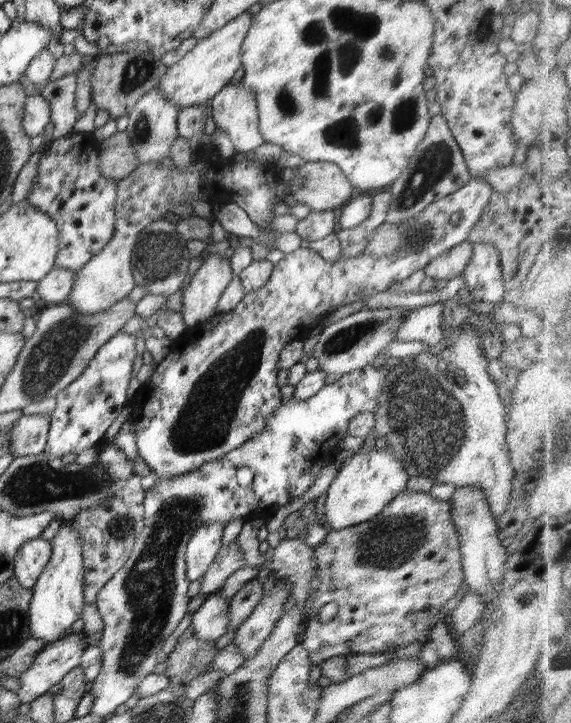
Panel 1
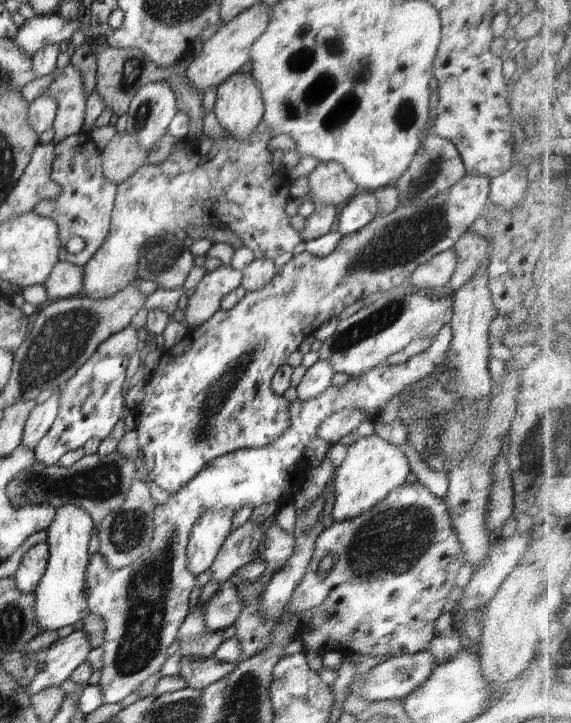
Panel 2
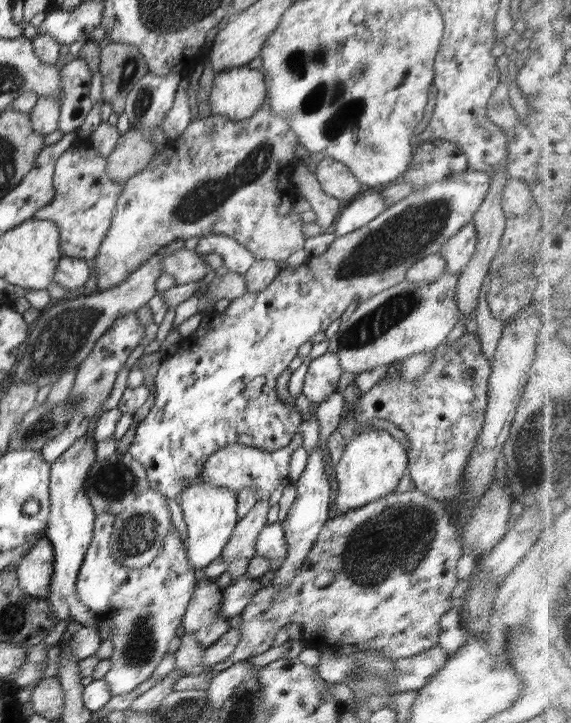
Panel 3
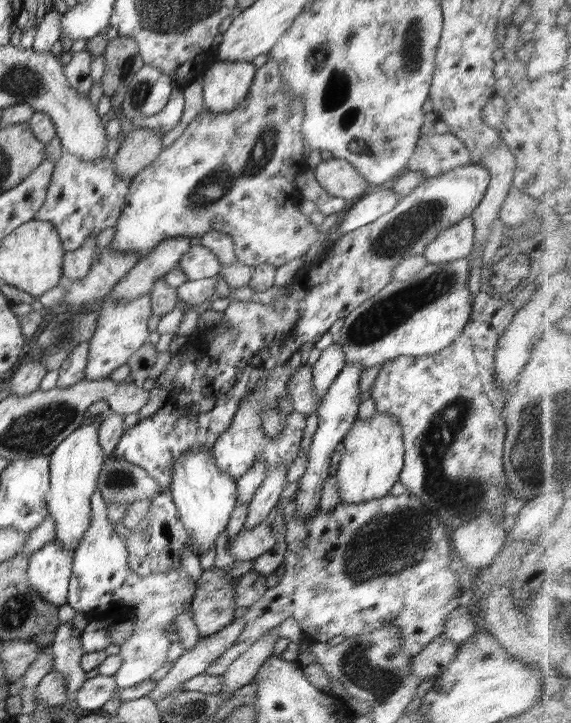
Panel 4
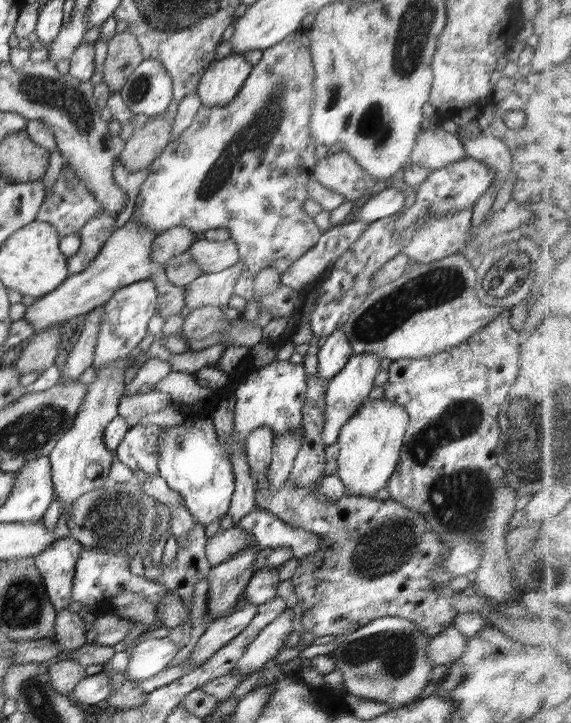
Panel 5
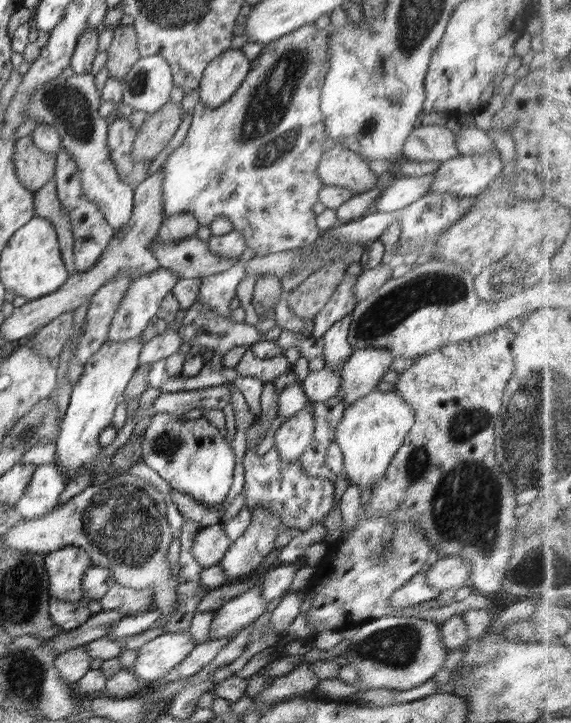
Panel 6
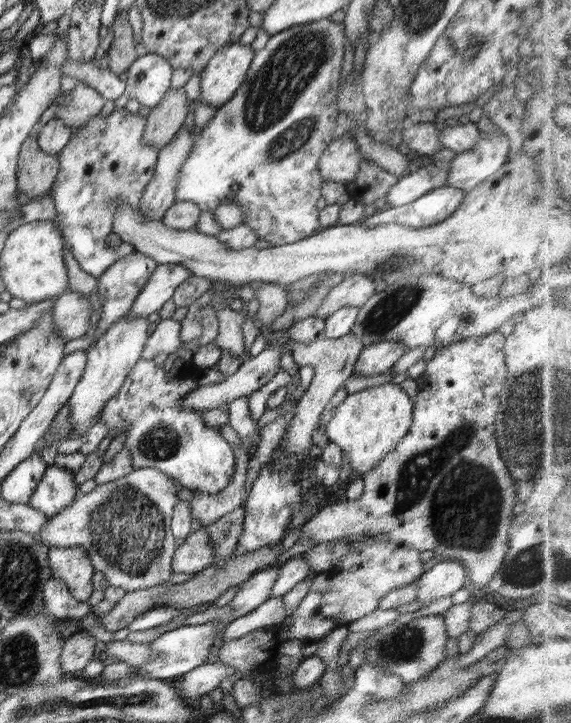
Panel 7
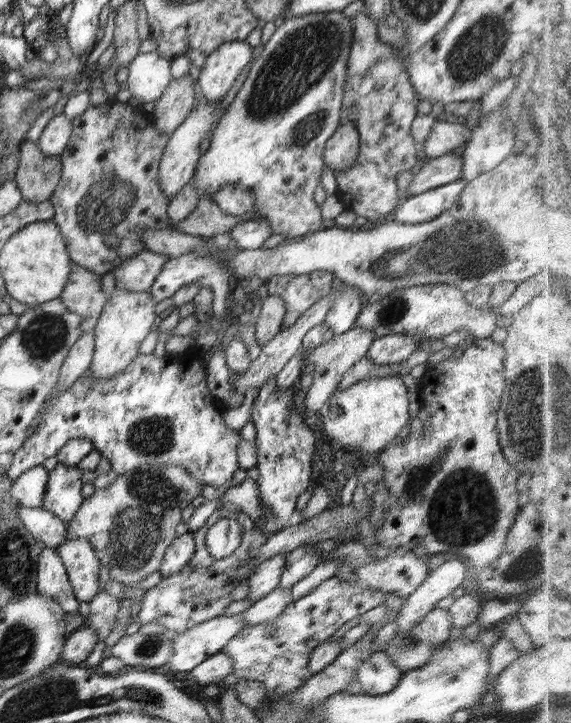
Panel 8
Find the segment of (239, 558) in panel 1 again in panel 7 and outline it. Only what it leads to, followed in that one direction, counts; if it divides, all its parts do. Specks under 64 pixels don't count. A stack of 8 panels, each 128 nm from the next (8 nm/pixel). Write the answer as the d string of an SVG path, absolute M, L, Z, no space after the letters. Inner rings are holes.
M352 333L334 340L324 336L318 340L310 341L308 344L291 339L288 350L293 355L294 362L298 367L312 366L314 378L308 386L308 390L304 392L304 396L297 400L292 410L295 412L294 418L290 421L290 425L284 434L284 440L287 442L289 451L307 459L312 454L315 449L311 439L312 430L320 426L321 416L329 403L328 401L342 388L344 382L354 376L357 358L364 347L364 343Z

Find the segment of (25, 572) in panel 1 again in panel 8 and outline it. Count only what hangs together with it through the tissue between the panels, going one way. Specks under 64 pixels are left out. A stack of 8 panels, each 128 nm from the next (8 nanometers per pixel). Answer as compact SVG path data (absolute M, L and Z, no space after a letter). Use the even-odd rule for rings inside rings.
M73 538L54 548L66 567L73 593L79 602L90 602L99 592L100 561L87 538Z

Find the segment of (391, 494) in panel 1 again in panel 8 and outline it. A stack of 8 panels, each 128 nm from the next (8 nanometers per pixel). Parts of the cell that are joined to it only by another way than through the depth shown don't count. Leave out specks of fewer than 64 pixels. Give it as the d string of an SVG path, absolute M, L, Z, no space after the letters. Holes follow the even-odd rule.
M399 375L366 378L346 390L334 392L319 408L318 414L330 443L354 451L357 458L369 458L382 452L408 424L408 402L408 387Z

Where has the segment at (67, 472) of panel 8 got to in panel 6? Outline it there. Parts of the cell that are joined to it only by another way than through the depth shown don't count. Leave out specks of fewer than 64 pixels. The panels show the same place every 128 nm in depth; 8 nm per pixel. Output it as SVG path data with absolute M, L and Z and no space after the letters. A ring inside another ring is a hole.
M41 464L36 467L23 497L12 507L24 520L44 516L59 506L66 483L65 474L55 464Z

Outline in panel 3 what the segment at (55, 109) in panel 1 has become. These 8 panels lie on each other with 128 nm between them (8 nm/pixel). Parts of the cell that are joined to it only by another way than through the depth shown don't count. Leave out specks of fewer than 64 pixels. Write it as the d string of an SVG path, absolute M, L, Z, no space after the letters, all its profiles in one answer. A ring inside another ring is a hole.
M80 57L66 62L60 70L61 106L58 130L64 134L78 129L93 107L89 96L91 77L88 63Z

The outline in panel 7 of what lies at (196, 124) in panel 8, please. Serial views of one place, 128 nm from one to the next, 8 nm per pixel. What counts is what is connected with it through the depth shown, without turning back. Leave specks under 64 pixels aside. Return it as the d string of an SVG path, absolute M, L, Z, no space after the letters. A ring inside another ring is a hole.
M183 126L176 136L159 149L155 173L140 199L140 214L148 220L161 220L176 198L179 170L192 150L194 133Z

